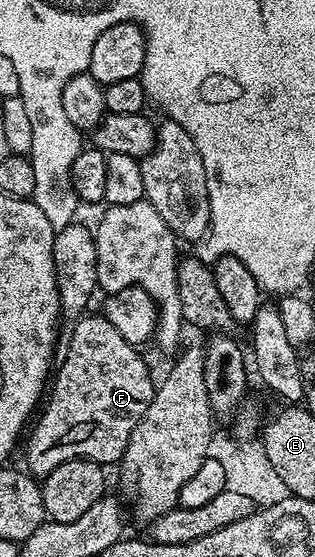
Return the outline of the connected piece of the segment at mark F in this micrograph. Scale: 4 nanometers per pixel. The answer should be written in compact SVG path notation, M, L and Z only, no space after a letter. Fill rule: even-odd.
M86 314L76 321L72 325L72 328L71 336L70 338L67 338L67 354L61 357L60 362L56 367L46 402L38 415L38 418L40 418L37 422L36 420L34 421L34 424L32 425L32 428L34 428L33 430L32 428L30 429L30 432L28 433L28 436L30 436L29 438L27 436L25 440L25 443L27 442L25 448L26 471L29 472L31 476L41 480L44 479L51 470L55 470L56 466L62 465L63 462L67 461L93 460L102 466L110 466L109 464L111 463L113 463L113 465L118 463L121 456L125 453L127 442L130 441L135 426L142 420L142 416L146 413L147 406L150 405L151 398L156 392L155 380L152 380L144 360L138 353L140 351L134 345L129 344L127 340L119 334L119 330L115 329L115 326L111 325L111 322L107 322L103 314L97 314L97 316Z

